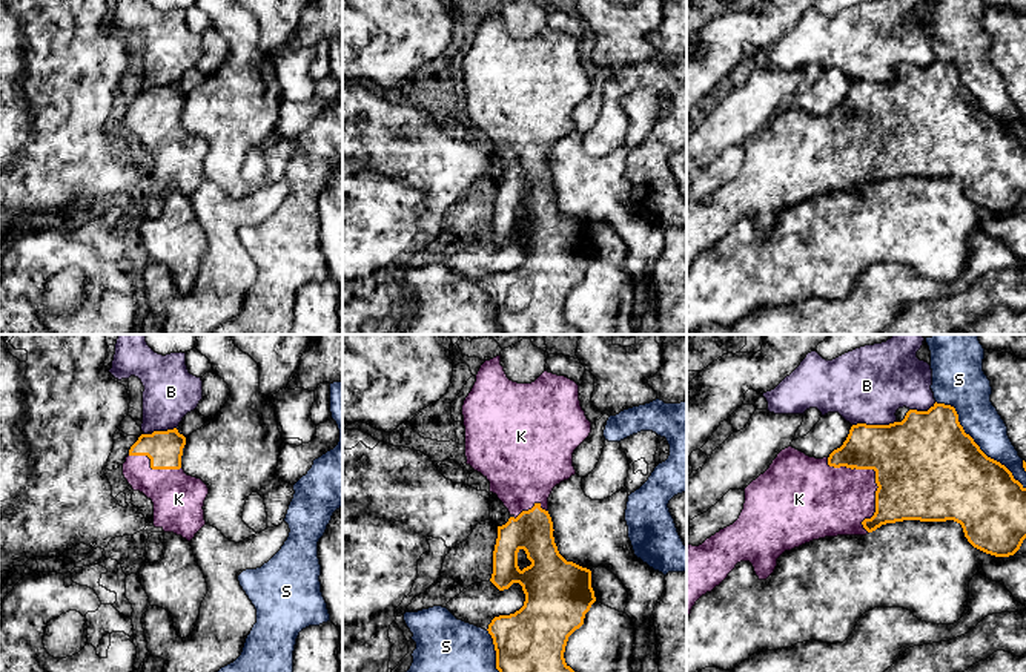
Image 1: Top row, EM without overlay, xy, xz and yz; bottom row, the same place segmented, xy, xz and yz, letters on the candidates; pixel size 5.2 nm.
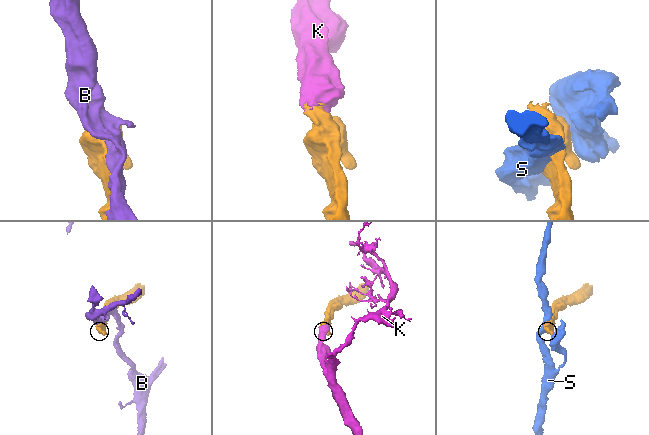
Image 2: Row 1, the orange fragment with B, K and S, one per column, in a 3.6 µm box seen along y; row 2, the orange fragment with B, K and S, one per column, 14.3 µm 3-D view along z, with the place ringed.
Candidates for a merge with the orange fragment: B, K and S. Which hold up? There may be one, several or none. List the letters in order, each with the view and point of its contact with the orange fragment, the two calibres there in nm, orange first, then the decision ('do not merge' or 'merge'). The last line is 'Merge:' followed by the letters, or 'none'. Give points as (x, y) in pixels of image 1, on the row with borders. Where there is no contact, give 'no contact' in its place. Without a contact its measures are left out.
B: contact yz (874, 425); calibres 400 and 400 nm; do not merge
K: contact yz (876, 477); calibres 500 and 360 nm; merge
S: contact yz (974, 442); calibres 500 and 220 nm; do not merge
Merge: K

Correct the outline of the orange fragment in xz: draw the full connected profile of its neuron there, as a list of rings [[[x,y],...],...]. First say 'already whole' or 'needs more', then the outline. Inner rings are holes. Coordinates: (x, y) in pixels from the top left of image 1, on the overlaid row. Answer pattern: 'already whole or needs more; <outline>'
needs more; [[[499,354],[481,365],[476,382],[464,400],[462,416],[465,463],[490,482],[490,492],[498,496],[511,516],[505,525],[498,526],[490,581],[499,591],[519,583],[525,594],[524,606],[519,611],[495,617],[488,624],[487,631],[496,651],[496,669],[499,672],[574,672],[565,663],[565,646],[568,637],[584,624],[585,614],[596,601],[596,597],[591,588],[591,571],[567,562],[558,551],[553,522],[548,514],[548,497],[556,485],[576,474],[573,453],[591,433],[591,422],[581,407],[579,385],[547,370],[531,384],[513,382],[507,377]],[[521,549],[525,551],[527,558],[531,562],[522,571],[518,566],[518,552]]]

